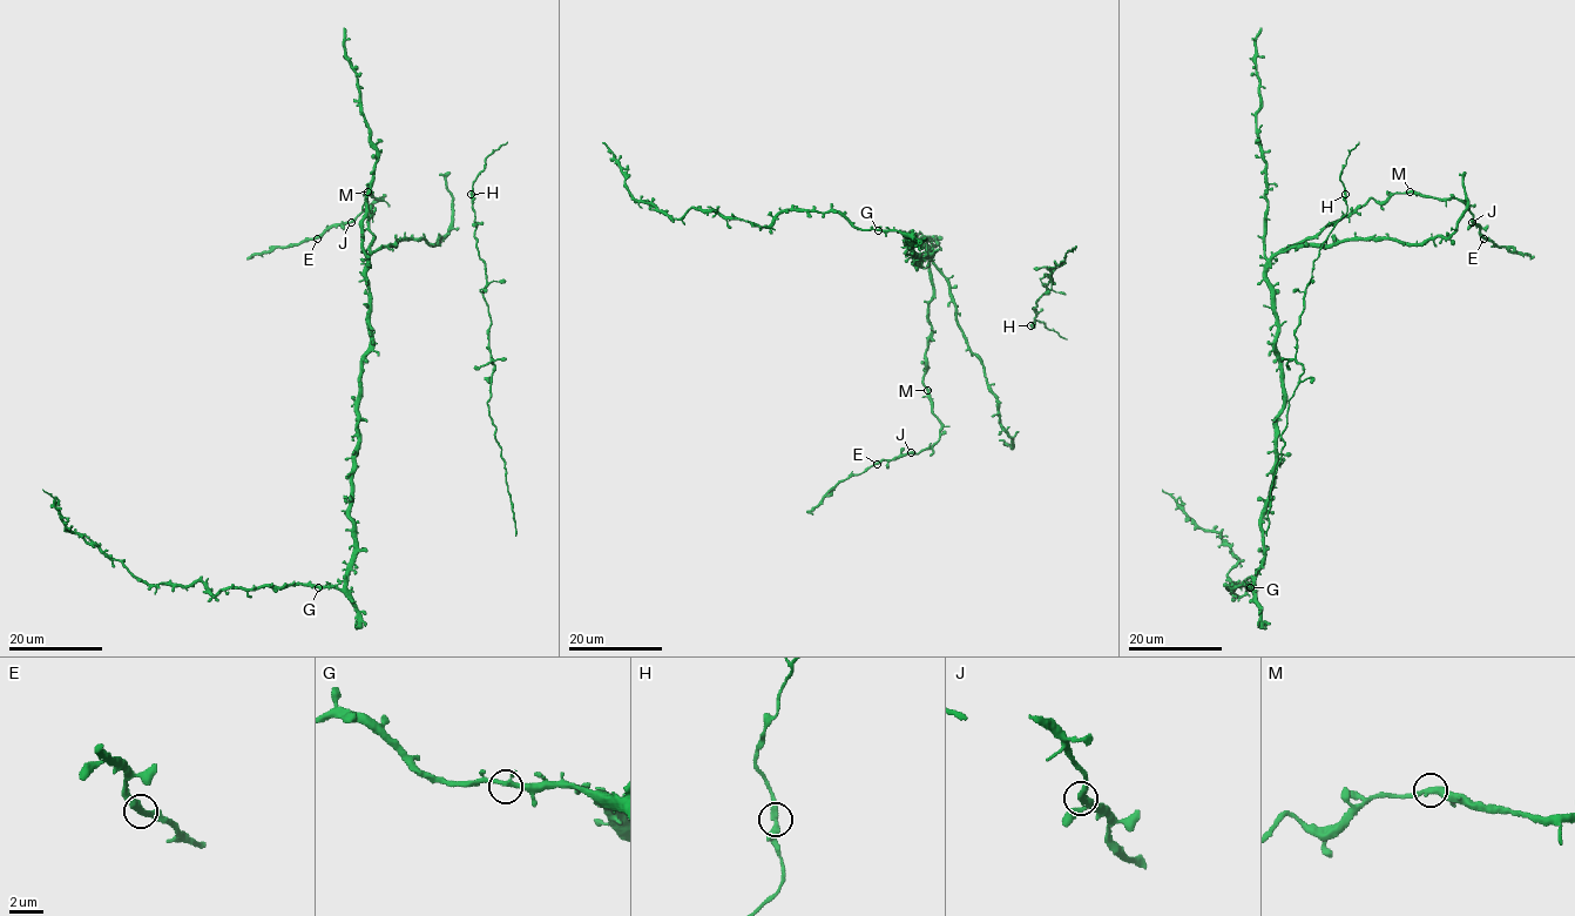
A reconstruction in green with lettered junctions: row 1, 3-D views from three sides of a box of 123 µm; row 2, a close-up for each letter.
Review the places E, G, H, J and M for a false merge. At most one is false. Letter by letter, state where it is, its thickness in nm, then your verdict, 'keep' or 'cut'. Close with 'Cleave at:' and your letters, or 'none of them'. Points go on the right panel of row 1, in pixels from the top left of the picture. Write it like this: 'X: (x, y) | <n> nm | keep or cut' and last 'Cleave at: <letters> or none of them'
E: (1484, 238) | 360 nm | keep
G: (1250, 587) | 360 nm | keep
H: (1345, 194) | 360 nm | keep
J: (1472, 222) | 360 nm | keep
M: (1410, 192) | 360 nm | keep
Cleave at: none of them

